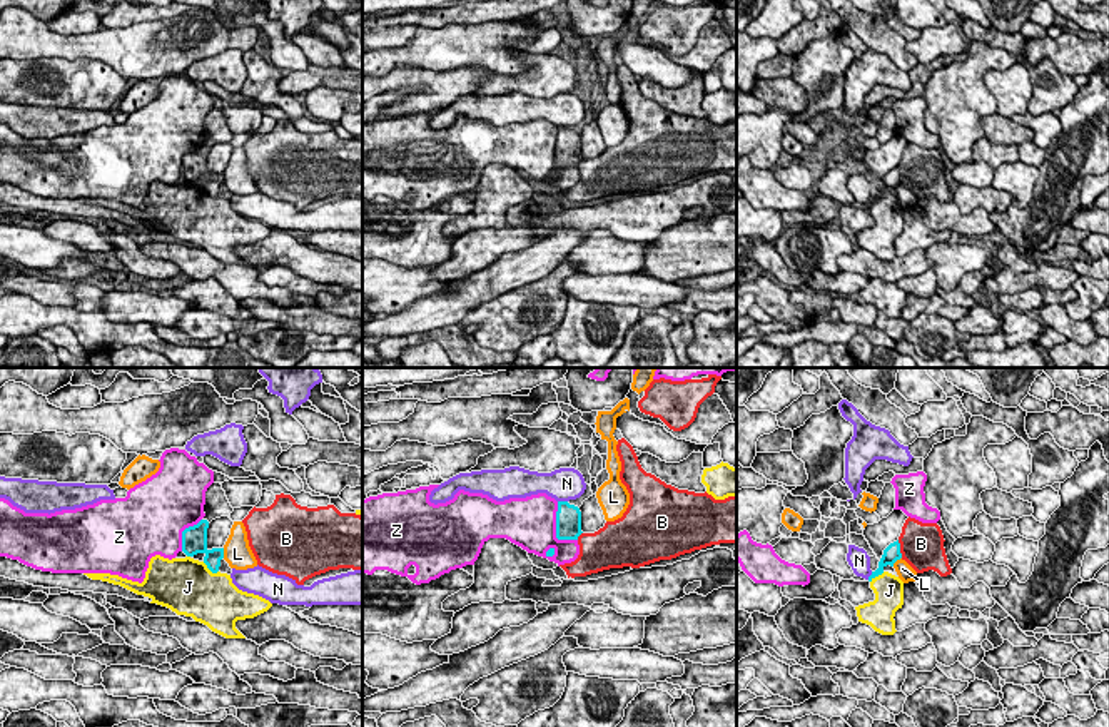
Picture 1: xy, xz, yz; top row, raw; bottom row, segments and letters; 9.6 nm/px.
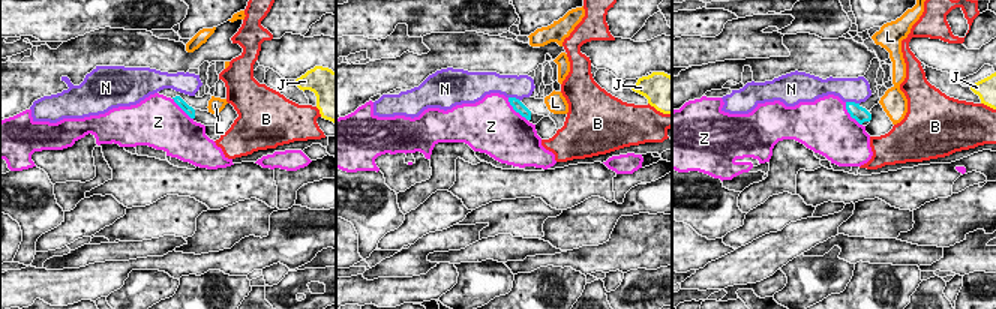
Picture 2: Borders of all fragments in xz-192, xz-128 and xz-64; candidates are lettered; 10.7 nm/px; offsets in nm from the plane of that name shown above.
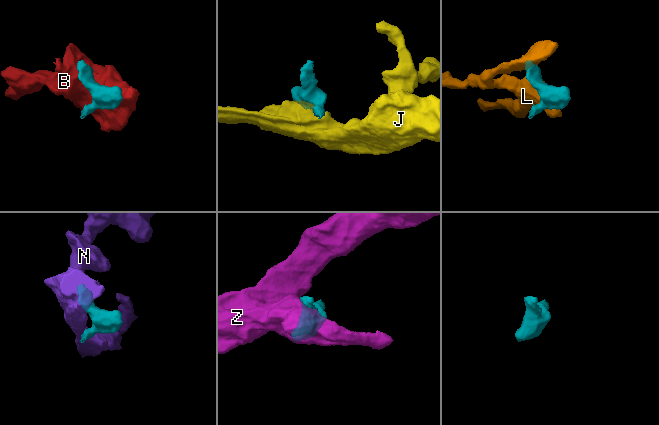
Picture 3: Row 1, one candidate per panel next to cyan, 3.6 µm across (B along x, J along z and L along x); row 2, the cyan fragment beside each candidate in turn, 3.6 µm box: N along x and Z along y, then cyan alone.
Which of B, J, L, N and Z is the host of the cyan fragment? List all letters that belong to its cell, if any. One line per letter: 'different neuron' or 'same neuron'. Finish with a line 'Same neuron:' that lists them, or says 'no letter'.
B: different neuron
J: different neuron
L: different neuron
N: different neuron
Z: different neuron
Same neuron: no letter

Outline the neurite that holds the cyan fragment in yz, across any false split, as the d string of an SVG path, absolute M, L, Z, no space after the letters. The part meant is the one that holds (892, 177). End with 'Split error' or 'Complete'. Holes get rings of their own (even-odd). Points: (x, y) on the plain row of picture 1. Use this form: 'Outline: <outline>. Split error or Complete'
Outline: M899 165L890 169L885 175L884 175L884 180L879 187L879 194L875 197L872 197L872 201L868 202L868 207L872 207L875 202L882 201L884 199L884 194L887 191L894 192L894 189L897 186L902 184L902 179L900 179L900 169Z. Complete

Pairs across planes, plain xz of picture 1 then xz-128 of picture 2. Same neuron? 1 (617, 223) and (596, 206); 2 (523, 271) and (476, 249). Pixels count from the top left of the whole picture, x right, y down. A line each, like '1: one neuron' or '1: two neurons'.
1: two neurons
2: two neurons

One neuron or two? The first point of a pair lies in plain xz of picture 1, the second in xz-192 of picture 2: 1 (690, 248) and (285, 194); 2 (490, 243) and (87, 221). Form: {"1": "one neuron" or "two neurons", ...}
{"1": "two neurons", "2": "one neuron"}

